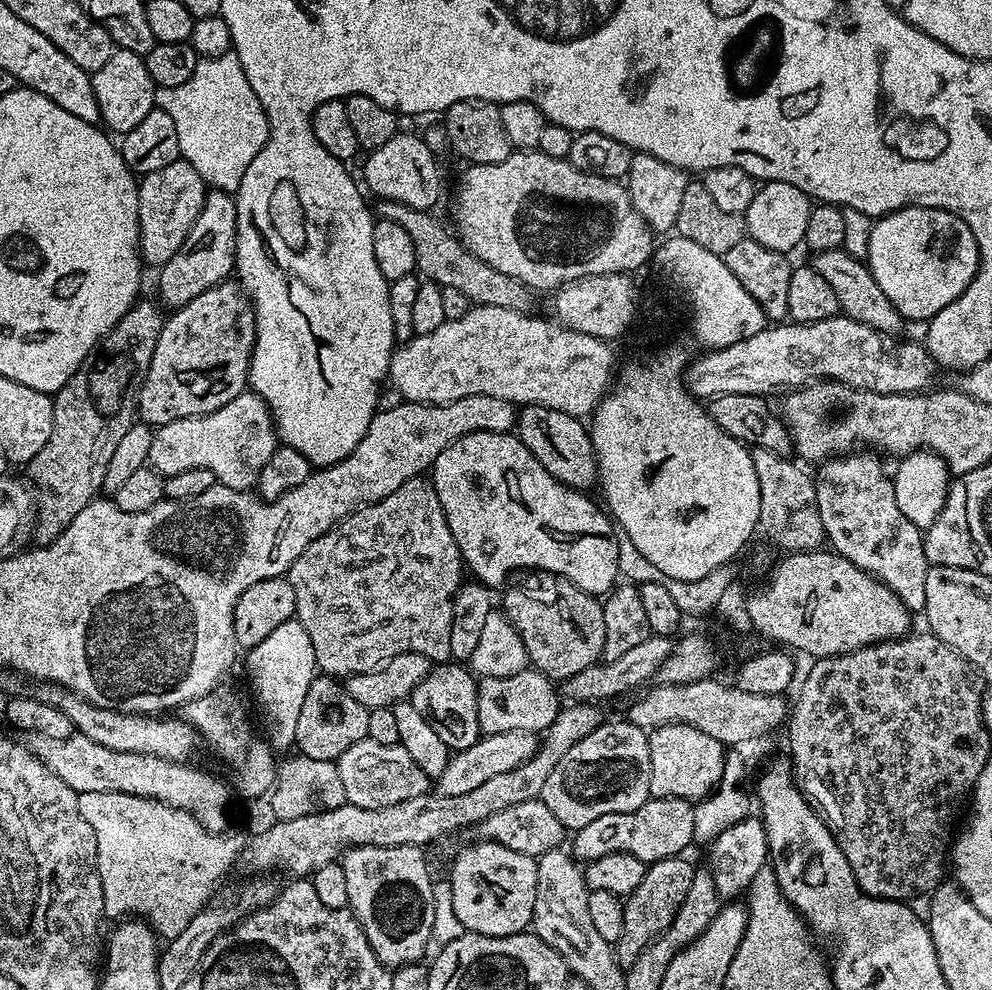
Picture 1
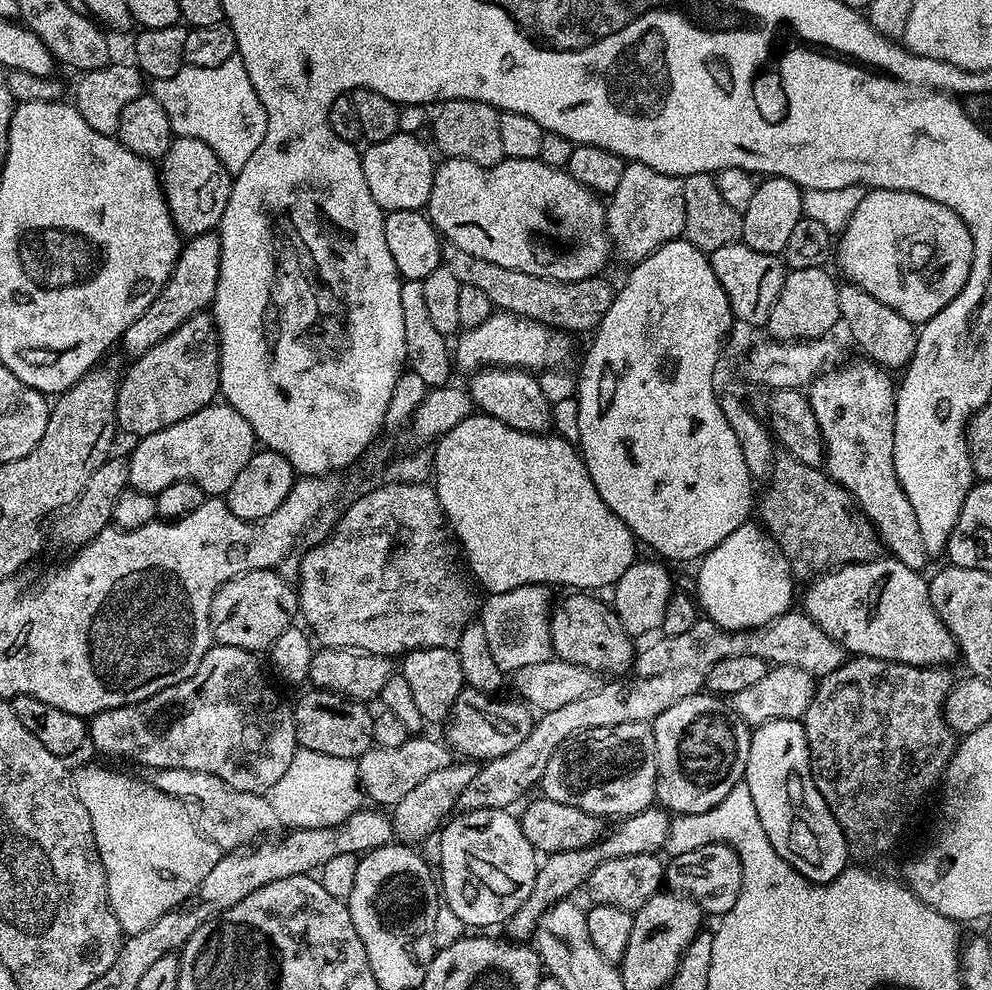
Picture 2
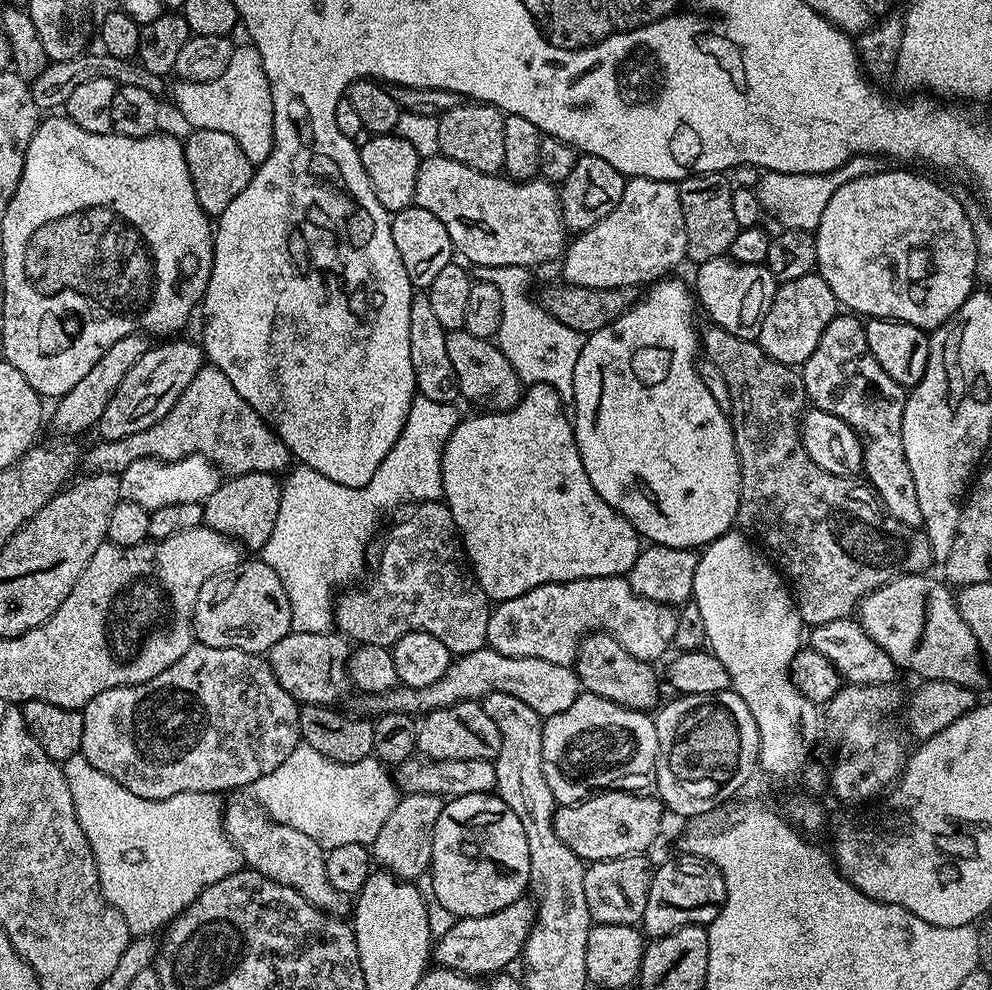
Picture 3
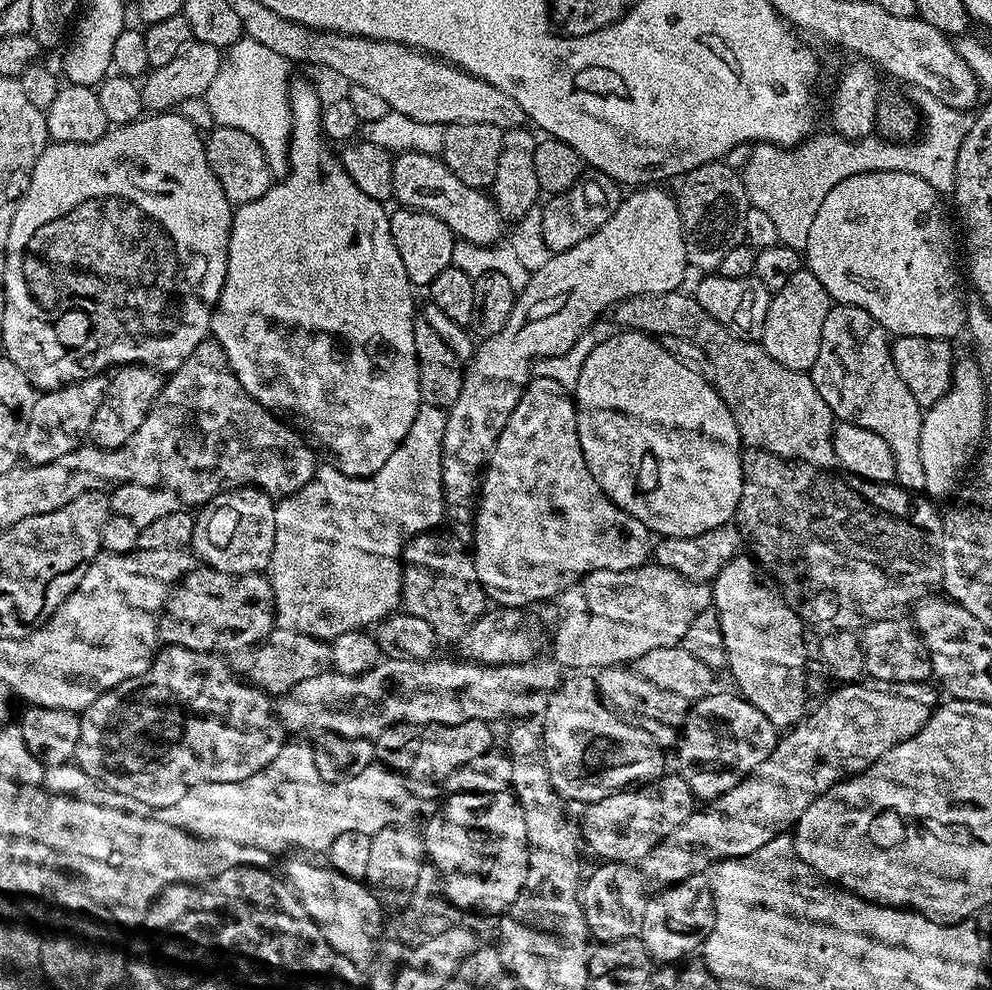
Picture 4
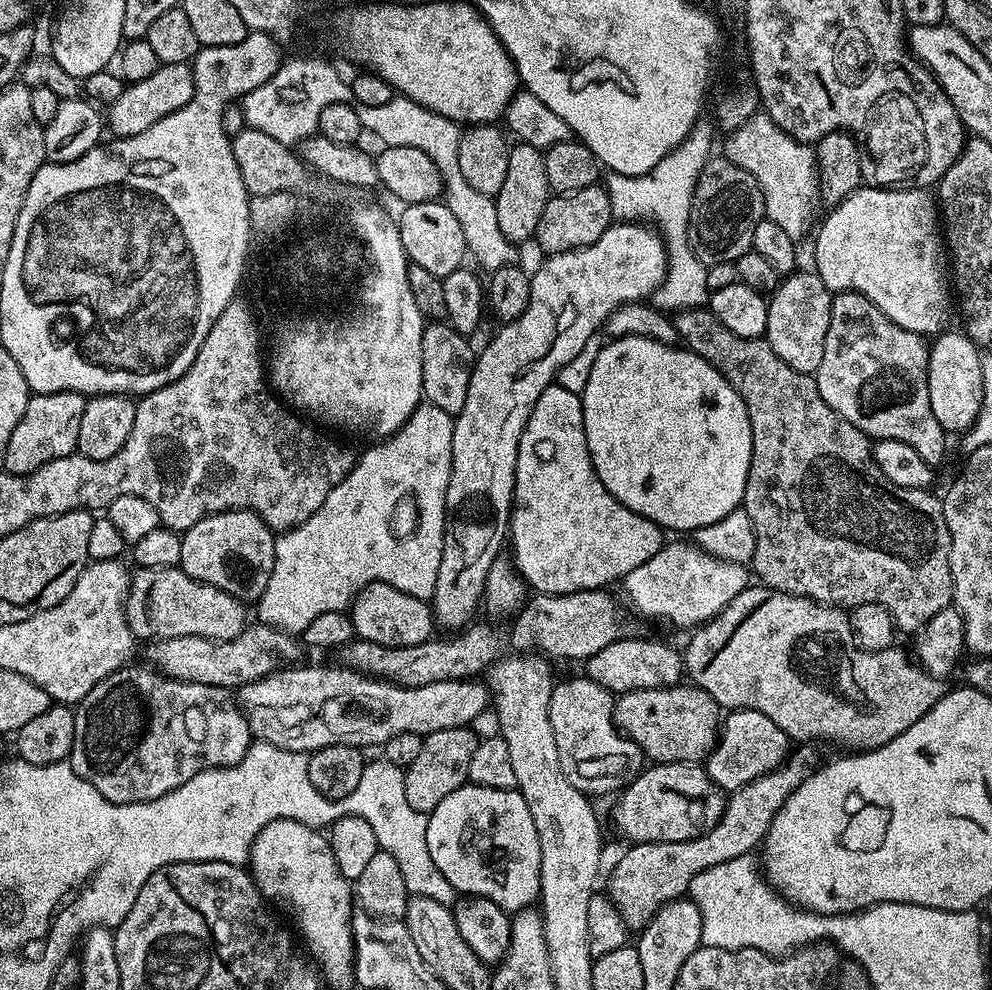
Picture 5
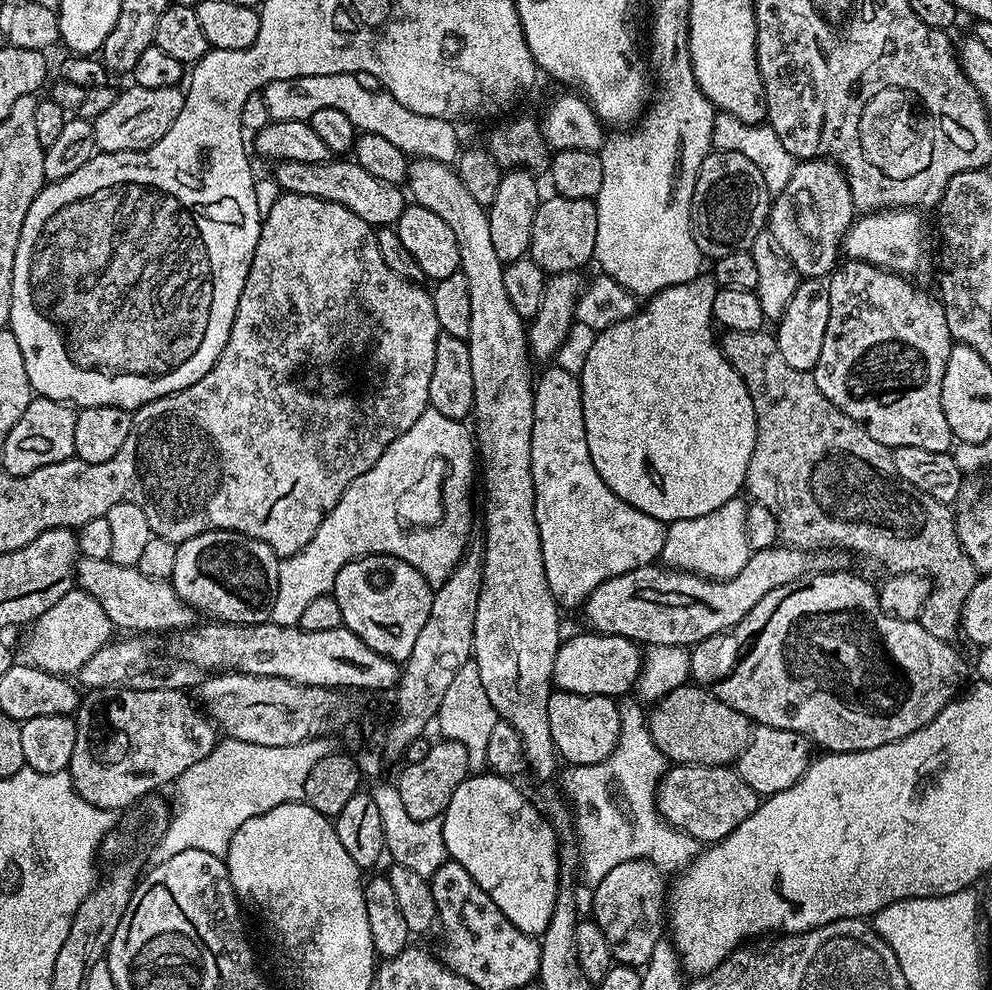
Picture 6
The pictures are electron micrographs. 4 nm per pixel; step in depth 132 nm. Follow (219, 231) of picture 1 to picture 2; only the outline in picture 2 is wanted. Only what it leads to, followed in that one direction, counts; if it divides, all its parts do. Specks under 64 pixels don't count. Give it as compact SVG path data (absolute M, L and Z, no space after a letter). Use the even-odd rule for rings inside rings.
M215 231L203 232L201 236L191 237L181 247L180 257L176 260L174 270L168 279L168 285L161 290L158 298L150 302L150 306L124 331L122 345L128 358L146 354L146 350L154 350L158 342L170 338L182 322L191 316L205 311L211 305L218 286L218 270L220 269L220 237Z

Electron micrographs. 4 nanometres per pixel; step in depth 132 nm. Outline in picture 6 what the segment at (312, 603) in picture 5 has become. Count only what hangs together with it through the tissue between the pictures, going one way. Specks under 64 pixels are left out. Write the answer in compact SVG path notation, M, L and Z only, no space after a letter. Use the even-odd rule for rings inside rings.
M435 414L425 415L420 423L413 426L409 432L402 434L398 443L386 449L384 456L374 462L367 477L354 478L352 485L345 490L342 498L336 501L328 511L324 521L318 526L312 541L298 554L281 559L278 570L278 594L276 608L272 612L271 623L278 626L297 627L306 606L314 602L314 598L327 596L332 591L334 578L338 578L338 570L346 566L346 562L357 560L359 556L375 556L383 554L405 560L413 564L426 578L426 582L439 586L446 582L446 578L456 569L456 564L464 557L466 551L462 542L470 542L472 536L472 500L468 495L472 492L472 478L474 468L462 468L446 484L446 502L448 502L448 518L444 520L442 528L434 534L434 540L426 538L412 538L410 546L414 548L394 548L394 524L388 520L380 520L380 516L388 516L388 512L404 488L416 480L416 476L424 468L426 456L442 456L450 458L458 466L474 466L474 436L471 431L464 429L463 423L451 420L445 416Z

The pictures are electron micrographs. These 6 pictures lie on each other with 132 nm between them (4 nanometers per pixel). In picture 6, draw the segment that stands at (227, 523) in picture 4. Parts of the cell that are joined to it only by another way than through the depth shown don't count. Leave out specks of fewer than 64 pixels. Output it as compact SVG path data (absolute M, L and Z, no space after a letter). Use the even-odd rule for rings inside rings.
M203 532L197 536L191 536L189 540L181 540L178 544L178 559L174 561L174 574L170 583L174 586L174 590L178 594L178 598L182 602L186 602L197 613L203 614L205 617L211 618L216 622L225 624L266 624L272 619L272 612L276 608L276 595L278 594L278 570L280 569L281 557L277 556L276 551L270 546L266 546L266 542L255 540L249 536L245 536L243 532Z

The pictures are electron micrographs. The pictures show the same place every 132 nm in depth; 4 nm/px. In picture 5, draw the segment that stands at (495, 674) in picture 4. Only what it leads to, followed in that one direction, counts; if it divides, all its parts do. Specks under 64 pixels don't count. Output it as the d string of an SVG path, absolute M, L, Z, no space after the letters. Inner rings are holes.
M285 666L278 672L271 672L258 682L250 682L238 689L238 703L244 711L244 717L256 740L265 740L282 750L311 754L322 746L349 744L361 750L368 750L371 744L383 746L394 734L413 732L419 736L428 736L438 730L467 728L484 711L490 708L490 693L487 683L479 679L451 680L434 682L430 686L407 688L397 684L387 684L384 680L375 680L361 672L349 668L300 668Z

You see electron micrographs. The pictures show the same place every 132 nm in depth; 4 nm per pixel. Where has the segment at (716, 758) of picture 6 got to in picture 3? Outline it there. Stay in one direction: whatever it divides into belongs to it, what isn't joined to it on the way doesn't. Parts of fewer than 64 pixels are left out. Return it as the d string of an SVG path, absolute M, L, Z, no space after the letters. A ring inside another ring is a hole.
M592 632L586 636L580 644L574 667L583 691L598 694L618 706L651 713L661 703L660 684L652 669L655 667L649 661L634 658L634 654L630 654L630 650L623 648L610 634Z

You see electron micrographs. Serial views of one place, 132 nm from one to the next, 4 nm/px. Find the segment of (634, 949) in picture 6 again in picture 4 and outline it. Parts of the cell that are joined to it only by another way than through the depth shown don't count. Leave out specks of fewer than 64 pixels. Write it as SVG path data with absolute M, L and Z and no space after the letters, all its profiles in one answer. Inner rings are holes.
M871 678L861 679L859 682L844 682L821 702L813 707L799 720L793 728L787 729L777 739L774 750L766 758L766 762L758 762L754 770L738 786L726 790L726 794L716 796L703 805L704 812L693 810L690 818L682 822L646 858L638 862L641 876L653 889L671 888L691 876L707 873L713 864L726 858L738 858L746 854L754 854L754 850L766 846L766 842L779 840L789 830L795 829L798 818L806 814L810 802L814 802L826 790L850 776L857 776L866 771L886 750L894 750L898 742L906 742L906 738L914 738L922 726L936 713L938 688L935 683L922 682L882 682Z

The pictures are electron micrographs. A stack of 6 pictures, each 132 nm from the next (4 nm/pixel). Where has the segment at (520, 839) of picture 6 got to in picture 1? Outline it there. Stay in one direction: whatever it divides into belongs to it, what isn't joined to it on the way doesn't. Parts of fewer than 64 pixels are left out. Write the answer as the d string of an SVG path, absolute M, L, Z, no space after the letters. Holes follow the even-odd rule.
M480 840L475 842L469 848L464 848L456 856L456 861L452 864L452 877L450 883L452 886L452 897L454 898L454 914L458 914L458 922L469 932L477 932L483 936L512 936L521 931L522 926L531 925L532 915L534 914L534 894L536 893L536 883L538 882L538 870L536 869L536 860L526 854L518 854L501 844L495 844L493 840Z

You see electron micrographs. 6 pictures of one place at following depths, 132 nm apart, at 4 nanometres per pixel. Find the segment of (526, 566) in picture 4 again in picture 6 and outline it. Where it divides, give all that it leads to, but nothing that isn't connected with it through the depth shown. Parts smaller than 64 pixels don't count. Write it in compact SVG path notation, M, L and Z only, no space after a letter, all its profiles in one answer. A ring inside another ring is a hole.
M549 366L541 376L539 373L532 393L532 409L530 470L534 478L534 514L542 546L542 562L546 566L546 582L557 605L569 604L579 609L588 595L602 586L602 582L630 570L638 570L641 564L656 564L662 554L666 524L622 502L622 498L602 482L602 474L594 470L594 462L590 462L590 450L586 446L586 422L582 418L582 390L577 373L555 366Z

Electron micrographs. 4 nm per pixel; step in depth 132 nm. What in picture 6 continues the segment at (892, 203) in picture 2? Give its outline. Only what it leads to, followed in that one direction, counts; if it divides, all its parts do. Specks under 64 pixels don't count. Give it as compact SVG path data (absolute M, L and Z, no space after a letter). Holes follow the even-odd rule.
M885 210L870 212L863 218L853 219L852 227L844 236L842 252L845 257L865 260L887 272L912 274L924 256L924 228L920 225L921 213L916 210Z

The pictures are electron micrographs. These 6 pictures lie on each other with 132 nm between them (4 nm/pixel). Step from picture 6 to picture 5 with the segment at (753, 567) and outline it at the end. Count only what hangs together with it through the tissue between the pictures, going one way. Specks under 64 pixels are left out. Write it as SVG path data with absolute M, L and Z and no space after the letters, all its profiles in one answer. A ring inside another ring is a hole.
M597 590L571 592L565 596L533 595L533 600L531 597L524 607L515 613L508 640L516 647L513 649L520 652L532 651L553 661L587 662L591 656L598 654L598 650L603 650L605 646L610 646L610 642L625 635L624 616L610 593L608 590Z

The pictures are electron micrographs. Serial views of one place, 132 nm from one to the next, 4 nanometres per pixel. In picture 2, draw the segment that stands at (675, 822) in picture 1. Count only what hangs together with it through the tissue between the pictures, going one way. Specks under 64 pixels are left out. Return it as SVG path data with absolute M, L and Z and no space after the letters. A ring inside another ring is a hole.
M653 806L642 810L633 816L617 819L612 829L605 831L600 839L590 846L578 850L562 850L561 852L547 853L539 861L534 878L534 890L530 896L520 902L512 915L506 921L507 935L516 942L528 942L536 935L536 927L542 914L550 906L560 900L567 900L573 894L587 885L590 874L602 866L602 862L610 862L610 858L622 858L630 854L646 854L647 852L659 853L668 842L668 831L672 825L669 813L663 807Z

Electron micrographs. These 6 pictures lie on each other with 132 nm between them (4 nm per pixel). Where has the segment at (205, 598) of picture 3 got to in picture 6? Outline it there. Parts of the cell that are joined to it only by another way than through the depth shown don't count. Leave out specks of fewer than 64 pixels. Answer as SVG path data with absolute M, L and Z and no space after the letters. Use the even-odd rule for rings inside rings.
M86 558L76 561L75 583L90 598L94 598L106 610L106 618L117 629L125 628L128 634L156 634L152 632L175 633L191 628L197 623L197 613L186 602L178 598L174 586L166 580L146 578L135 566L119 564L111 558Z

